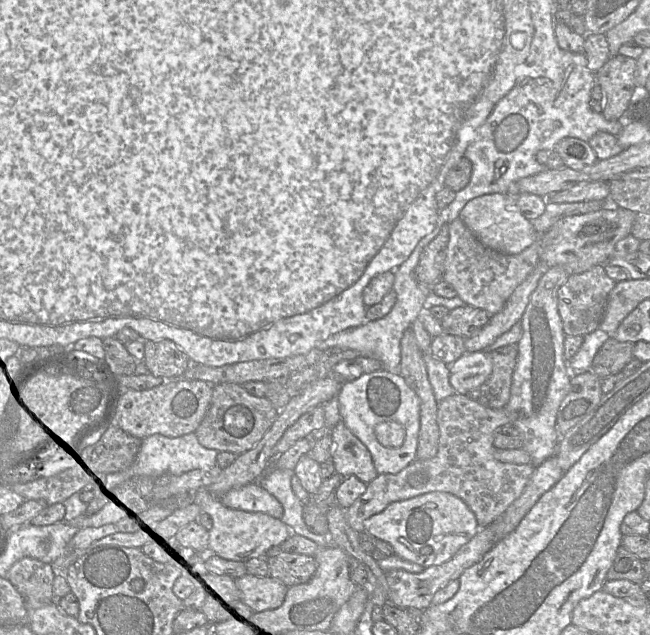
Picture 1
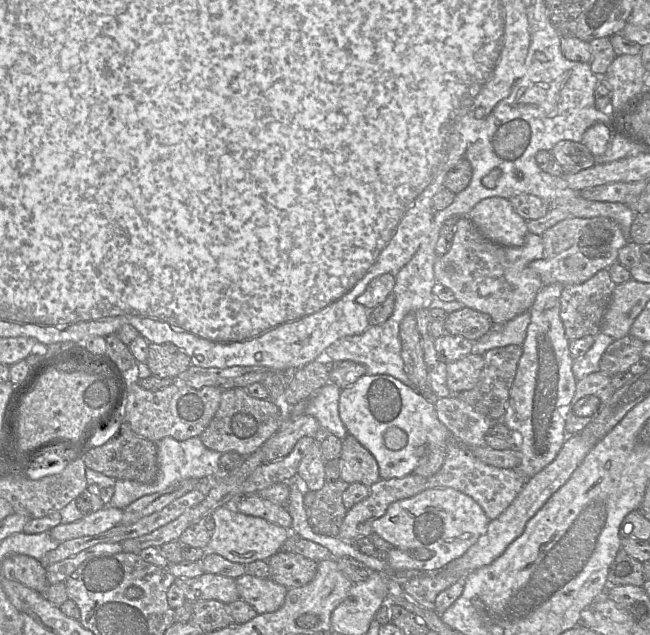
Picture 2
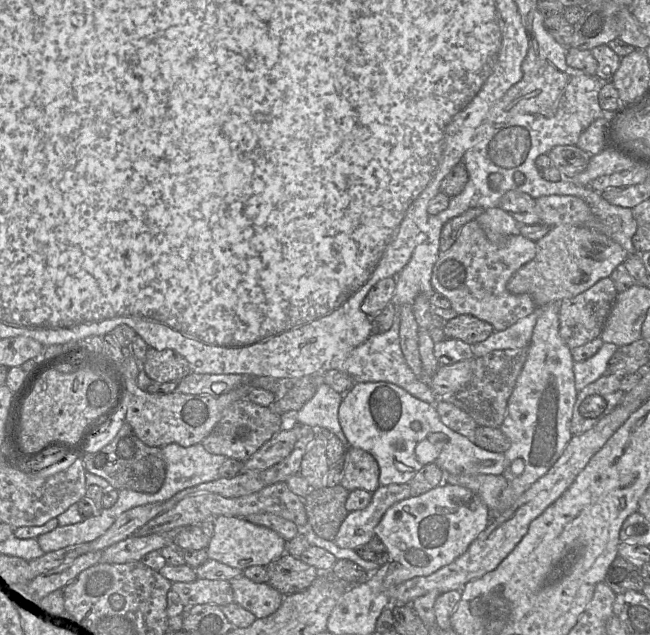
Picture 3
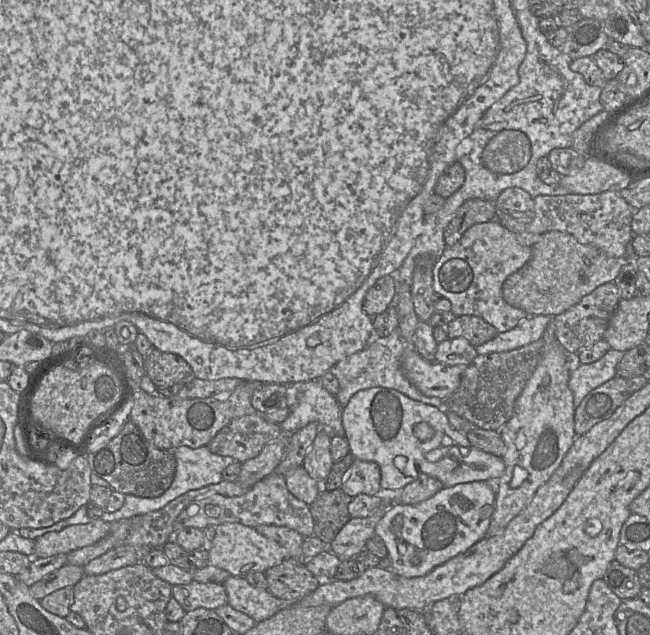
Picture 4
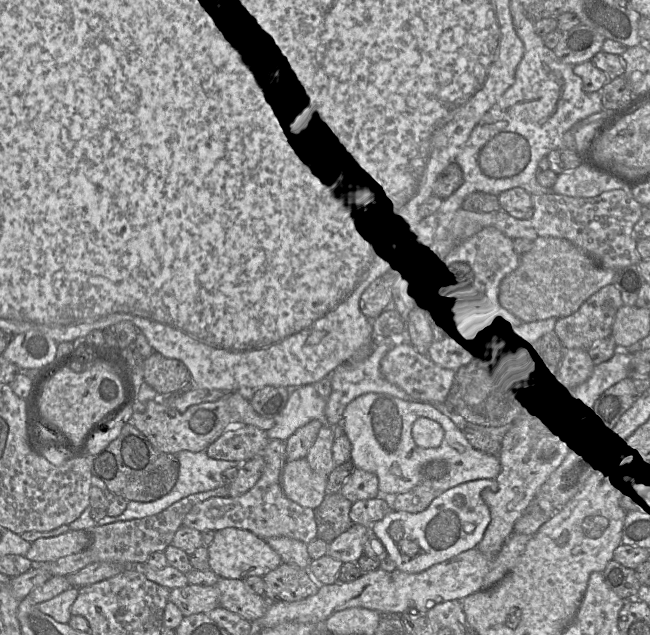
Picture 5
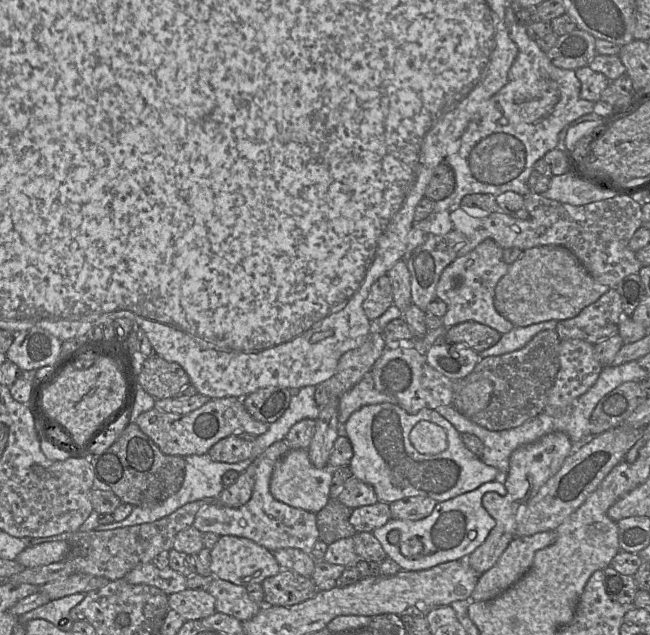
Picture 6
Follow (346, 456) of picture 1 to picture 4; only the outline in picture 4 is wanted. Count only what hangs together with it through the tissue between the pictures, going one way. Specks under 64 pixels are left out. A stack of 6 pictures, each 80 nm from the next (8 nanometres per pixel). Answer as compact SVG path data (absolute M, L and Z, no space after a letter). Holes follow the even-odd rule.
M355 459L341 489L350 497L377 495L381 491L381 470L373 461Z

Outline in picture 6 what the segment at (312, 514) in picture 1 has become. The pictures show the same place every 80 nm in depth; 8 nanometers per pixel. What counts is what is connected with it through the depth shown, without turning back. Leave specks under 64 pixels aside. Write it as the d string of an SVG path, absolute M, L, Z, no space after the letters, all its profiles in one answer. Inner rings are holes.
M330 498L327 504L315 514L318 539L331 545L340 539L353 537L357 532L350 523L351 513L352 509L337 498Z

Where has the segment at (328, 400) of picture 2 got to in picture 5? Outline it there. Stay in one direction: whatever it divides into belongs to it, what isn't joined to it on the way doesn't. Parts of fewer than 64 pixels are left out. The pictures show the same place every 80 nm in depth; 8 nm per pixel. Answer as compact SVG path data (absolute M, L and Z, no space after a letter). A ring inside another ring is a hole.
M315 385L295 387L284 409L274 418L274 426L266 431L270 440L286 441L298 428L312 420L328 425L325 414L327 399L318 394Z

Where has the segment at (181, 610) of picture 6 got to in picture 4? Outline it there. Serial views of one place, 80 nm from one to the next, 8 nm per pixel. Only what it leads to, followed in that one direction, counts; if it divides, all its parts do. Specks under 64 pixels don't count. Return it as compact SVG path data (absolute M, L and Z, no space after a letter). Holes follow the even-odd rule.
M192 580L185 585L174 585L171 596L185 612L197 608L214 610L228 603L225 587L221 583L200 583Z

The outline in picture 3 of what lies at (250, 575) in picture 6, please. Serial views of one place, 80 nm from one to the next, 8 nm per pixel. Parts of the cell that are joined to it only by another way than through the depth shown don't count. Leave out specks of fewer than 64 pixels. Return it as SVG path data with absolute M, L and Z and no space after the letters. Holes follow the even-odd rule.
M218 516L214 524L214 533L206 548L208 559L244 572L246 568L255 565L267 567L270 562L286 553L287 541L265 526L255 525L245 518L232 516Z

